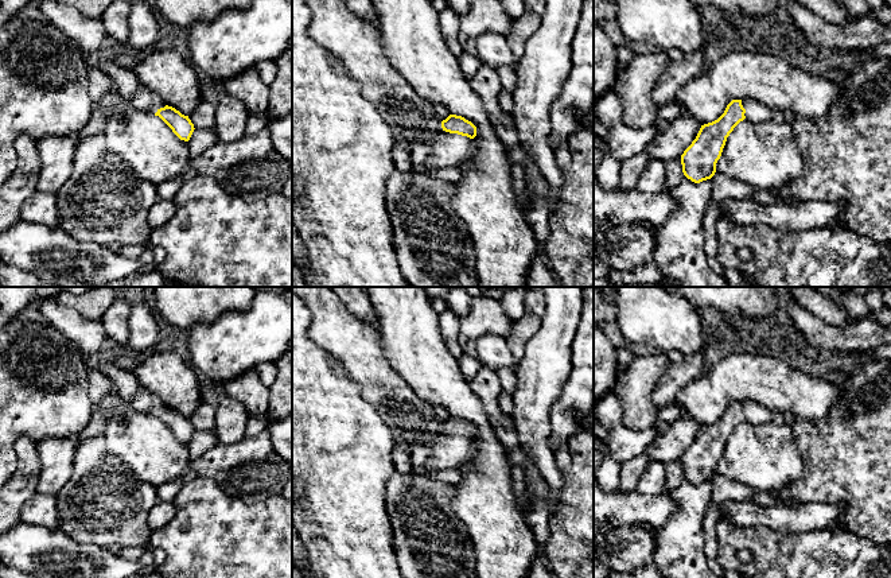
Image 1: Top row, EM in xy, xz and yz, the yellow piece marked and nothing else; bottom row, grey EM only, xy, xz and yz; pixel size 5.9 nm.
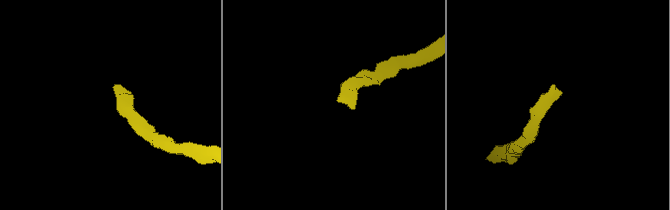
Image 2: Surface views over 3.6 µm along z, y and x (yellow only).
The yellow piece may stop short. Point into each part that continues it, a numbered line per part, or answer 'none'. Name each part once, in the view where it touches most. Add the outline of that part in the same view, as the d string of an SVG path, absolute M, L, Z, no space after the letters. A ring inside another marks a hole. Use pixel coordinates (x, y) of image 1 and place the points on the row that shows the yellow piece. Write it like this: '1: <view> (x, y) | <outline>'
1: xz (448, 150) | M441 131L431 143L431 151L423 163L424 172L429 174L444 167L455 168L462 162L468 160L474 152L472 139Z

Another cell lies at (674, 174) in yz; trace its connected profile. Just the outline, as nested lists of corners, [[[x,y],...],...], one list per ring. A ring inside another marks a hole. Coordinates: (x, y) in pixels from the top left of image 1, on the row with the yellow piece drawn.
[[[681,158],[669,160],[665,163],[665,166],[666,166],[666,183],[664,190],[669,193],[673,187],[676,187],[681,182],[684,176]]]

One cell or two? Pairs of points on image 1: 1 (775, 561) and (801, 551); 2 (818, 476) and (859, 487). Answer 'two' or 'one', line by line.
1: one
2: one

